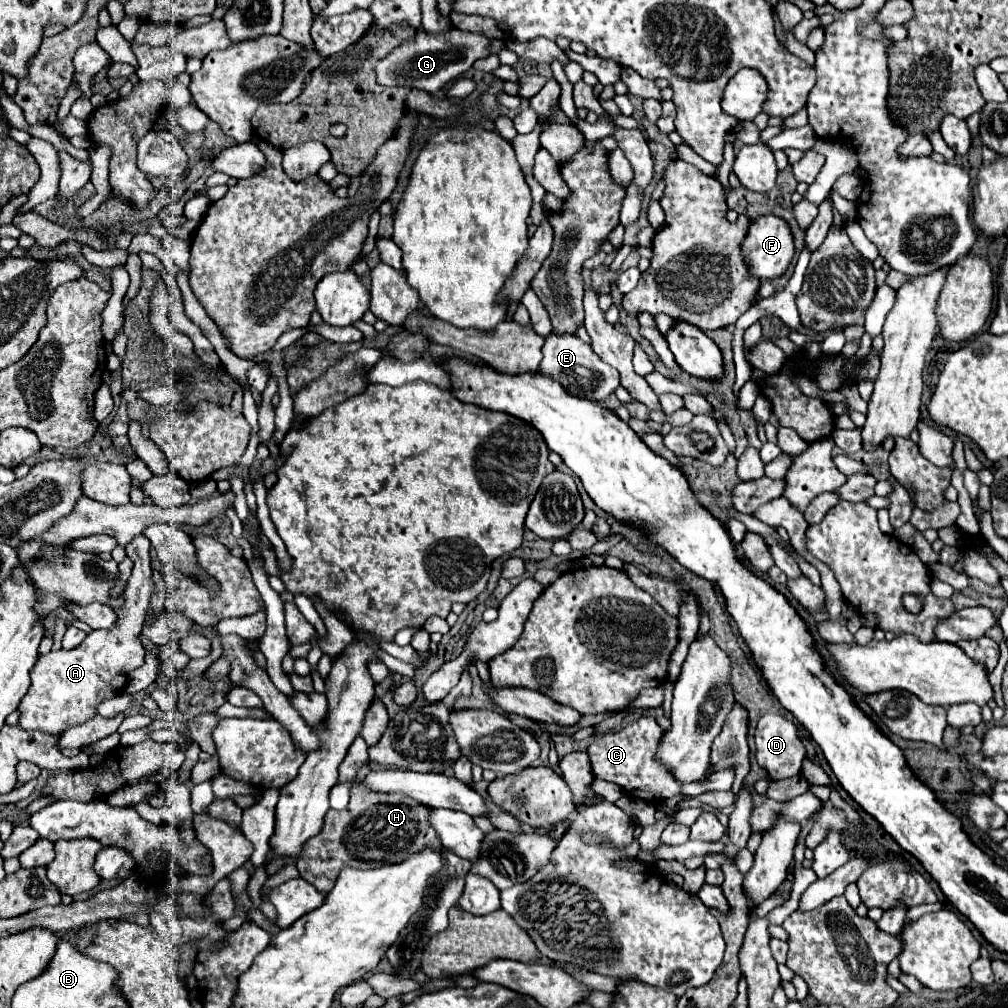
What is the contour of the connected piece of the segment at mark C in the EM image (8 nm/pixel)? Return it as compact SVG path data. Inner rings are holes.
M640 717L638 721L626 725L622 731L596 737L586 749L592 763L594 777L612 781L620 785L624 793L644 799L648 803L656 803L656 801L680 795L684 783L676 781L676 777L672 777L672 771L666 765L660 765L660 761L656 761L654 757L662 735L664 735L664 729L658 725L654 717Z

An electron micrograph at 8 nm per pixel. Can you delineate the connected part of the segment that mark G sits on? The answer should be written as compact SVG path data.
M420 29L414 41L402 43L386 59L378 61L376 65L378 83L380 85L406 85L406 87L416 87L426 93L434 93L440 87L444 87L448 81L468 71L476 59L488 57L488 43L490 39L478 33L468 33L460 29L452 29L448 33L438 33L438 35L430 35Z

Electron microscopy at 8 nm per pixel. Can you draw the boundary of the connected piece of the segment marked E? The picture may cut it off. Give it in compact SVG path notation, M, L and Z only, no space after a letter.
M550 333L550 337L546 339L546 343L542 347L542 353L544 353L544 359L540 363L540 373L558 381L572 395L588 397L596 403L602 403L608 395L614 393L616 387L620 387L620 375L616 373L616 369L612 369L612 365L600 361L600 357L596 357L592 347L586 345L584 341L580 341L576 335L558 337L558 335Z

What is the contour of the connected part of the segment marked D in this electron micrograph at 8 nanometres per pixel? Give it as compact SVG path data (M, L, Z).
M762 715L754 739L756 761L772 779L786 779L800 773L806 747L790 719L782 715Z

